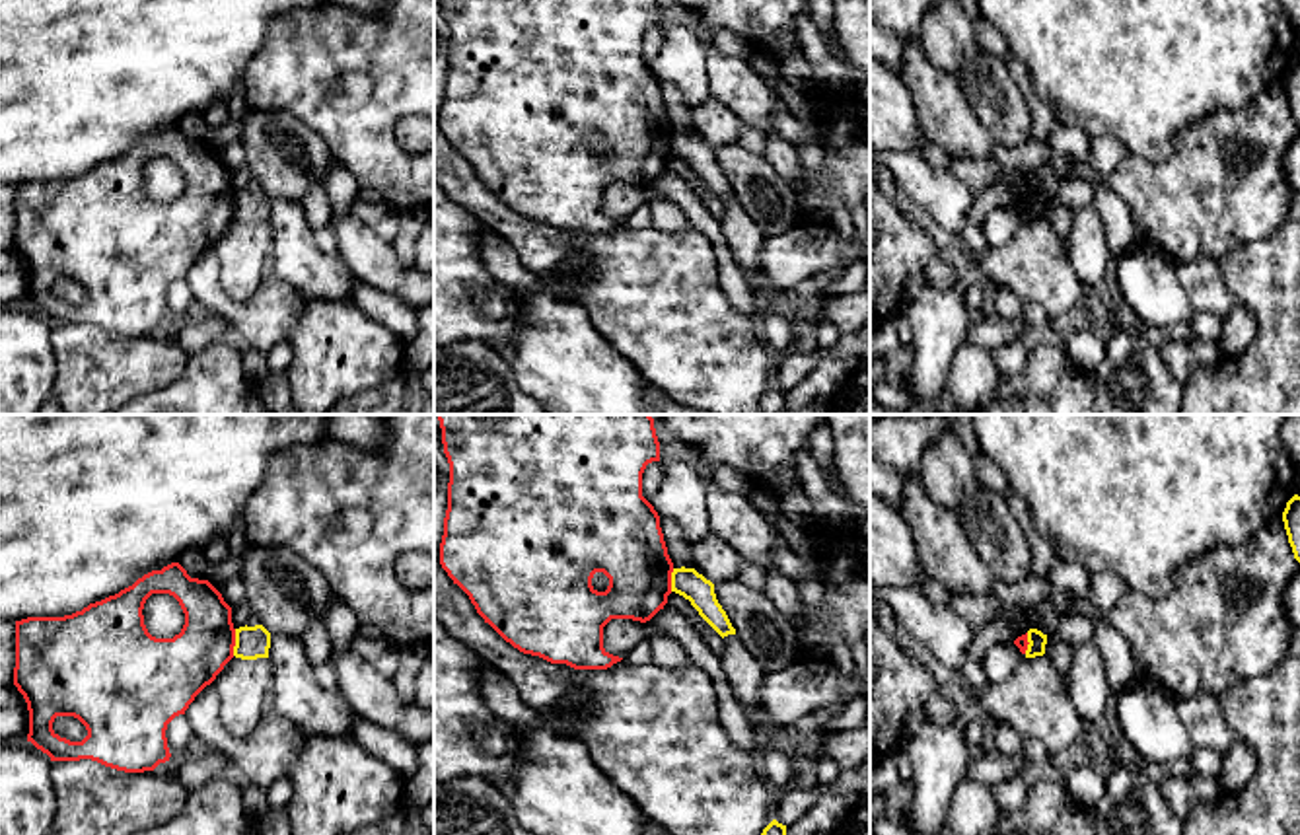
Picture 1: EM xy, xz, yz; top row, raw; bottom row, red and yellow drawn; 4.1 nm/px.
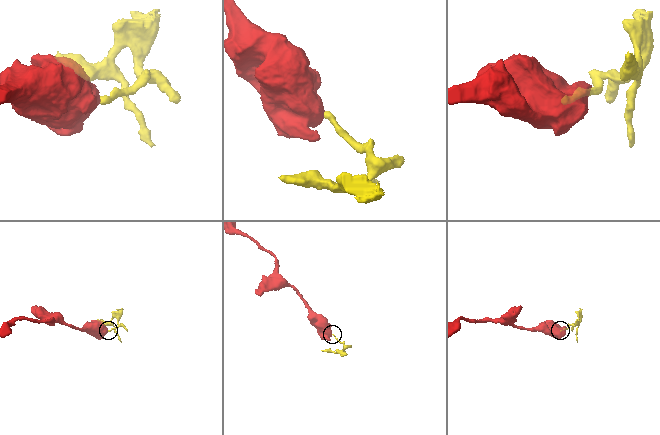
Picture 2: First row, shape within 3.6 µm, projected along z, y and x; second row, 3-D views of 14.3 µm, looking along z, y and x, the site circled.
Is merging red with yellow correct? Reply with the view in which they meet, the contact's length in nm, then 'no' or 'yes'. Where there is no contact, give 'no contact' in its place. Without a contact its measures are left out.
xy | 110 nm | no

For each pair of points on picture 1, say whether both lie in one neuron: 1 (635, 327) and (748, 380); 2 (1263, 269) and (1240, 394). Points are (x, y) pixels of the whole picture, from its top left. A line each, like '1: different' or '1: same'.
1: same
2: same

